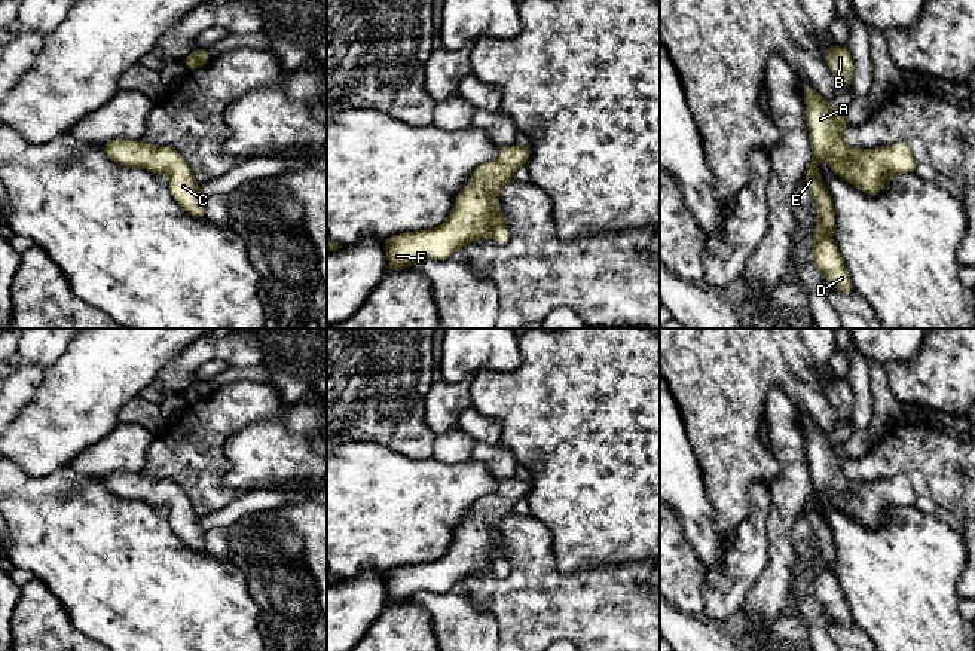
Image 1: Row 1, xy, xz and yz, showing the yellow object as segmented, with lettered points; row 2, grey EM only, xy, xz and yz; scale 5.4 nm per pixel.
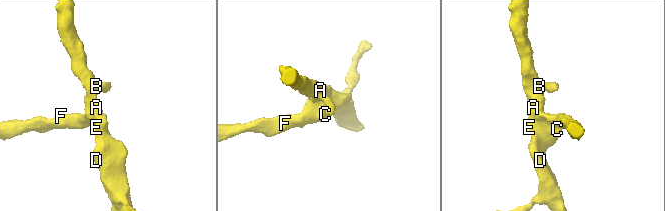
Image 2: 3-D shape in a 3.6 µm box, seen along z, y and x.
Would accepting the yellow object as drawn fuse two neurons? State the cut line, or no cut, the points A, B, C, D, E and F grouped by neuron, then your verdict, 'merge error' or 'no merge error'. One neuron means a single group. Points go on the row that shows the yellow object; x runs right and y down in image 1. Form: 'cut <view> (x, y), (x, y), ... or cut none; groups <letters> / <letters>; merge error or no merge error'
cut none; groups A B C D E F; no merge error

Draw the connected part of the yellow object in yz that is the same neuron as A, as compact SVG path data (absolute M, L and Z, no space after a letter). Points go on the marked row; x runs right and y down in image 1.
M809 83L803 85L803 95L806 97L806 125L812 149L812 162L804 174L804 181L817 207L817 224L810 254L834 288L852 294L855 293L852 278L829 233L835 220L832 199L819 177L816 161L826 156L838 177L869 196L884 189L887 177L914 174L919 165L904 141L868 150L850 147L843 137L849 126L844 123L843 108L831 108L832 100L822 98Z

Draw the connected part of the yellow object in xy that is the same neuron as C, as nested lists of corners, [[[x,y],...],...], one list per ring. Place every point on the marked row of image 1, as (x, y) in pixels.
[[[110,140],[101,143],[104,153],[123,168],[143,168],[153,172],[163,172],[169,177],[171,196],[193,217],[205,218],[205,198],[199,192],[199,183],[195,180],[190,166],[174,146],[153,146],[146,141]]]

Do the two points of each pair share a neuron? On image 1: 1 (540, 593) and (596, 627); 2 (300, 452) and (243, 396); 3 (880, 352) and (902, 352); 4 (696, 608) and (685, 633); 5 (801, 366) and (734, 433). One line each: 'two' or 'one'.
1: one
2: two
3: one
4: two
5: one

